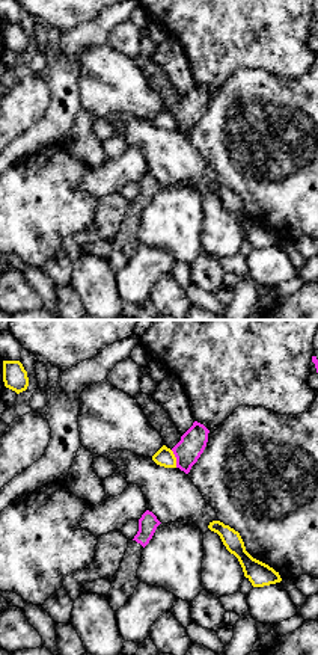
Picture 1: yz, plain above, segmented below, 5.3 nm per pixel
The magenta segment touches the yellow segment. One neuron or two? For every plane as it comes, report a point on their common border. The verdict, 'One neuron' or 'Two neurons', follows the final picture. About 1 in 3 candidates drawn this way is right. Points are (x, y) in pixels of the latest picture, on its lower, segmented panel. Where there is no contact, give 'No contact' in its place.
Touches magenta at (177, 459)

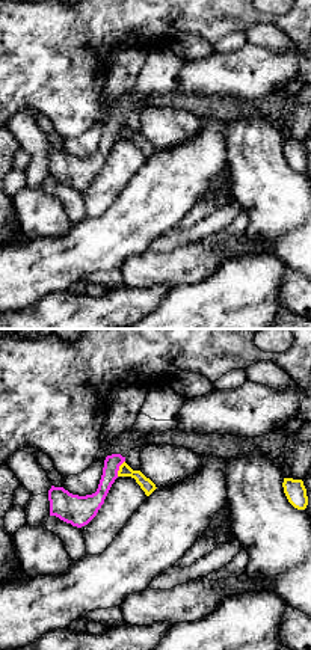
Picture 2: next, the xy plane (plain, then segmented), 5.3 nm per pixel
Touches magenta at (118, 468)

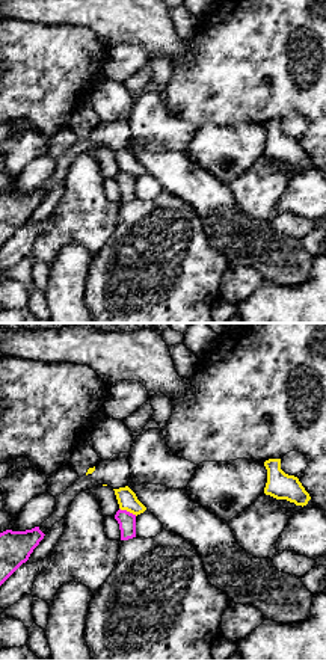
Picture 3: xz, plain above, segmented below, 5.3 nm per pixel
Touches magenta at (129, 512)

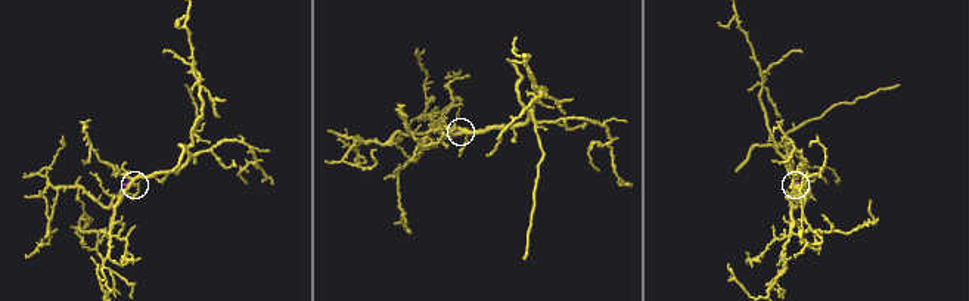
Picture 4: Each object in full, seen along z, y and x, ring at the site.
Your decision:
Two neurons

